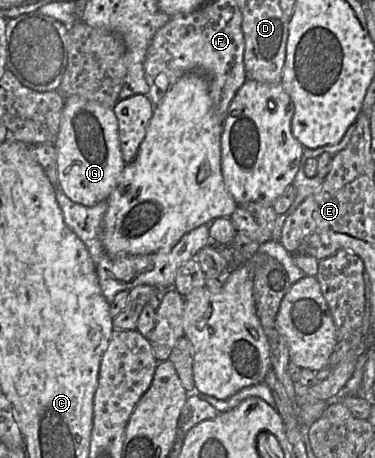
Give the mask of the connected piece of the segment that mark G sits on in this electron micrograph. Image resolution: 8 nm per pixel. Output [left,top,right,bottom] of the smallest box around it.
[55,95,125,206]

